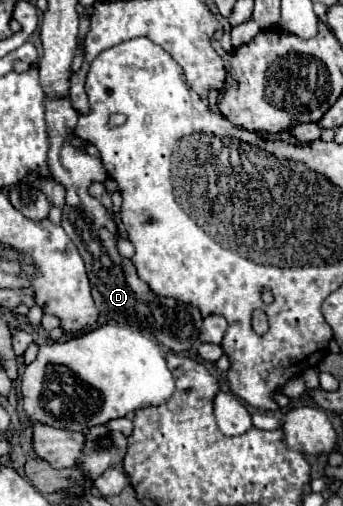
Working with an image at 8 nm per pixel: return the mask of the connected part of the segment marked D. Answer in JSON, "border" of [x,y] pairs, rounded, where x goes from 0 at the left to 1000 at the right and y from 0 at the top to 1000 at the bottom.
{"border":[[[134,194],[134,241],[140,241],[140,261],[146,261],[146,285],[152,285],[140,300],[140,324],[146,324],[152,352],[192,372],[181,451],[192,455],[198,470],[222,482],[233,506],[245,510],[257,553],[268,565],[274,601],[286,605],[292,625],[338,632],[379,648],[431,656],[501,696],[536,696],[577,672],[577,656],[589,644],[583,613],[554,601],[525,601],[507,589],[478,589],[478,585],[449,581],[420,557],[408,557],[391,522],[344,502],[338,443],[315,431],[292,395],[257,383],[257,364],[274,356],[306,360],[315,344],[292,312],[257,308],[245,296],[227,296],[204,285],[198,265],[204,257],[222,253],[222,237],[227,237],[227,225],[210,213],[198,194],[181,194],[181,198]]]}

